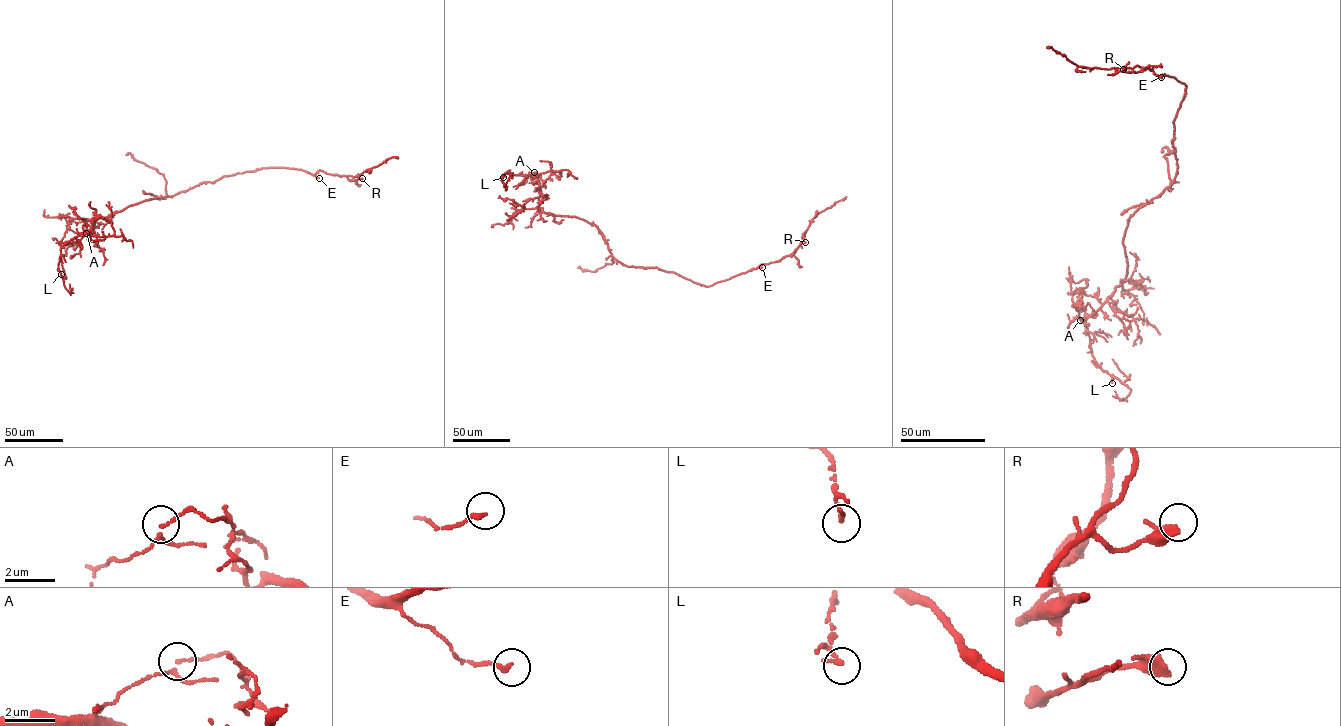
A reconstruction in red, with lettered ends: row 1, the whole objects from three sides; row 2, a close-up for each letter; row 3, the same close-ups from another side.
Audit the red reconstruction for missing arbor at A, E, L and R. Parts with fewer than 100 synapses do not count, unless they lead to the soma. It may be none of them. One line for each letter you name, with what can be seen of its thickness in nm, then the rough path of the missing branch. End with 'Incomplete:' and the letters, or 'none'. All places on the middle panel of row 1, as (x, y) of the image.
Incomplete: none

